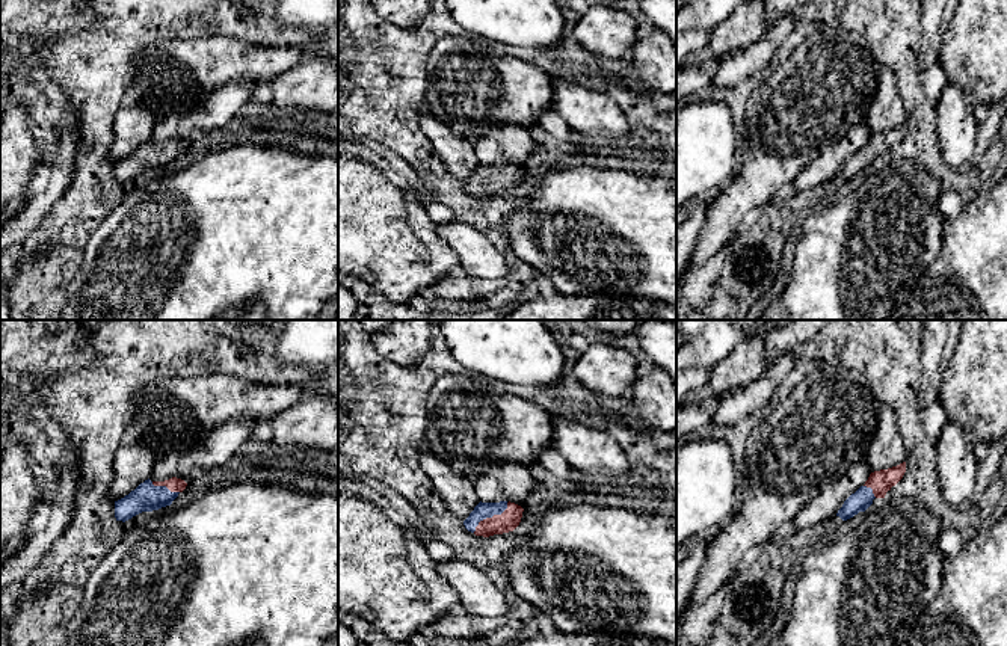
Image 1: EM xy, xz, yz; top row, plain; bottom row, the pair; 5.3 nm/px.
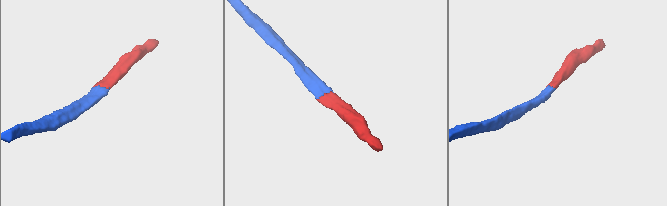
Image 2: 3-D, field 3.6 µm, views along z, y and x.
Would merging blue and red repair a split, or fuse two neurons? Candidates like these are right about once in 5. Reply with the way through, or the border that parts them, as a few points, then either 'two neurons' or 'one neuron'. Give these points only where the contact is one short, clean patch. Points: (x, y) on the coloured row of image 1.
way xz (482, 510), (489, 516), (509, 519); one neuron

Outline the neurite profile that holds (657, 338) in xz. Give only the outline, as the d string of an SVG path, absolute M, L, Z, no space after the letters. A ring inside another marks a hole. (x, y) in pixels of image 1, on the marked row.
M646 320L636 326L642 350L676 386L676 320Z

